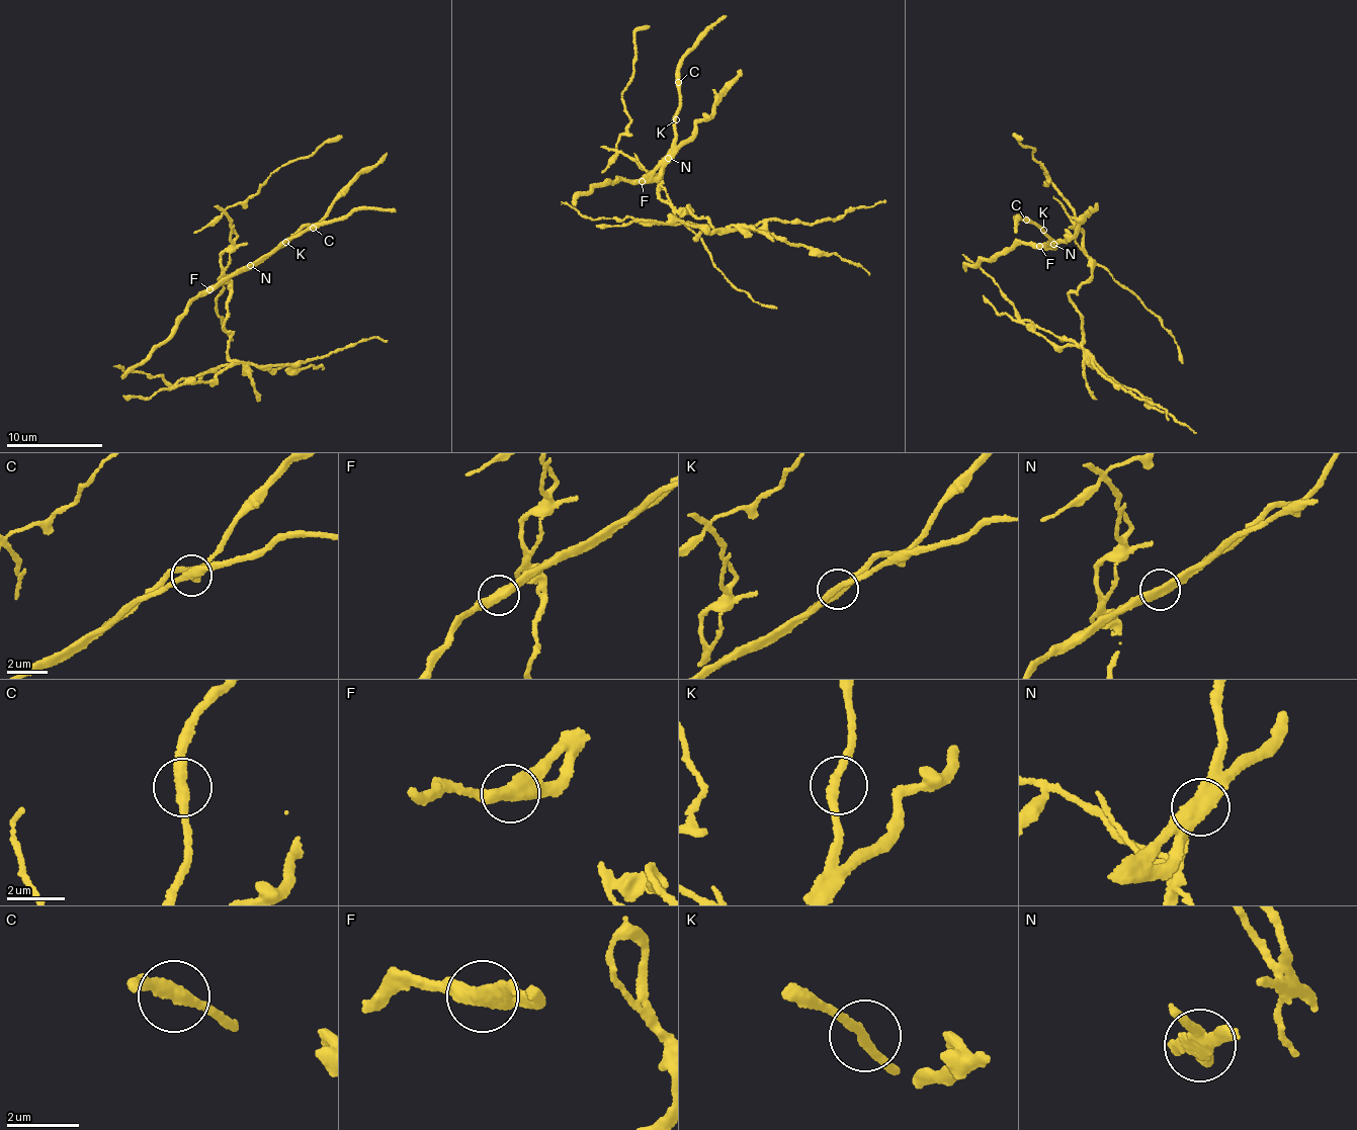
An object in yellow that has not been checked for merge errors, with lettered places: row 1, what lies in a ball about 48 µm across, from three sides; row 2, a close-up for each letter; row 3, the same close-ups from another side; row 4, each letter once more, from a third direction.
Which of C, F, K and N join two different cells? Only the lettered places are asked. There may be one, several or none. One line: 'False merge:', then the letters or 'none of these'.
False merge: F, N

